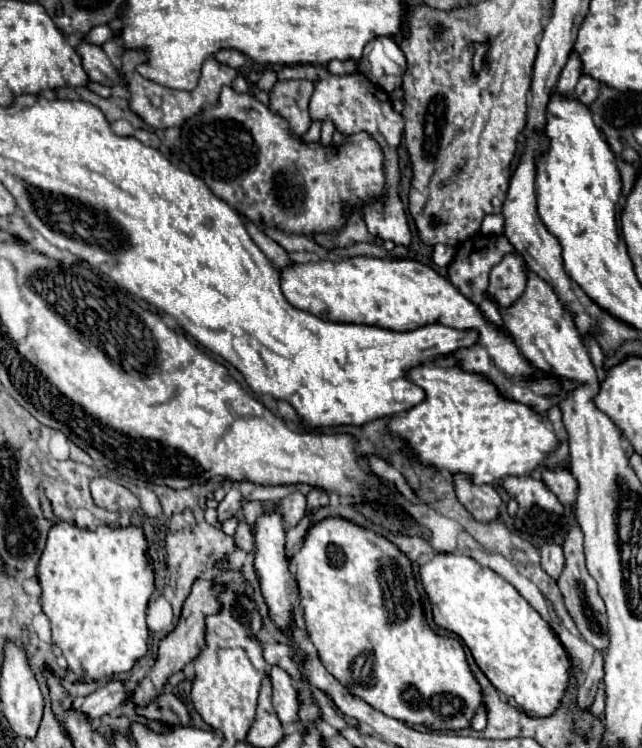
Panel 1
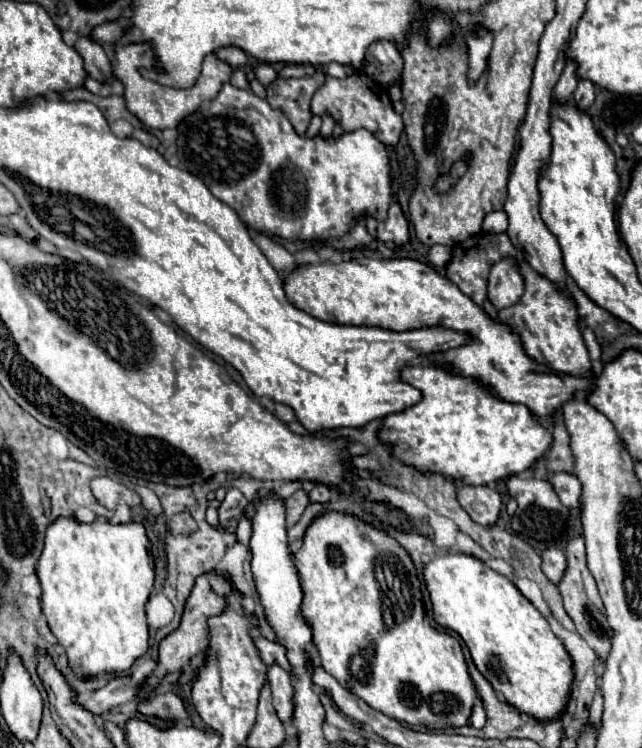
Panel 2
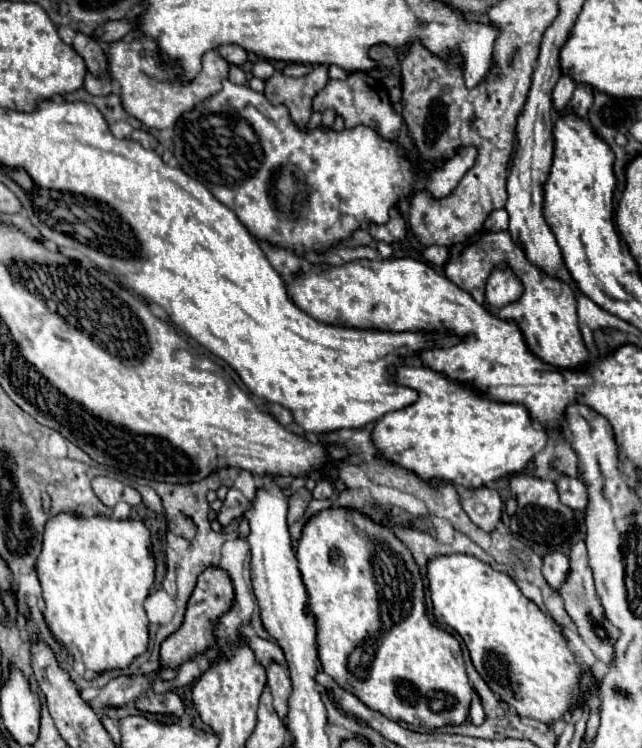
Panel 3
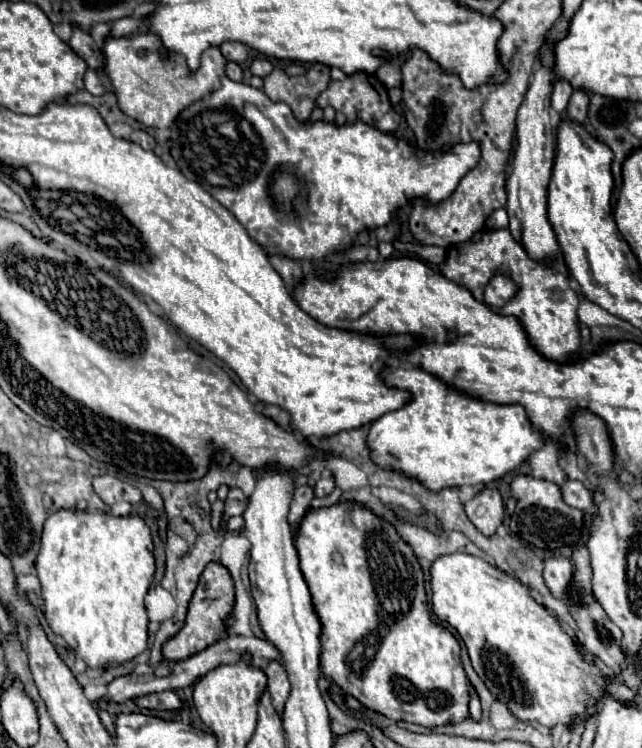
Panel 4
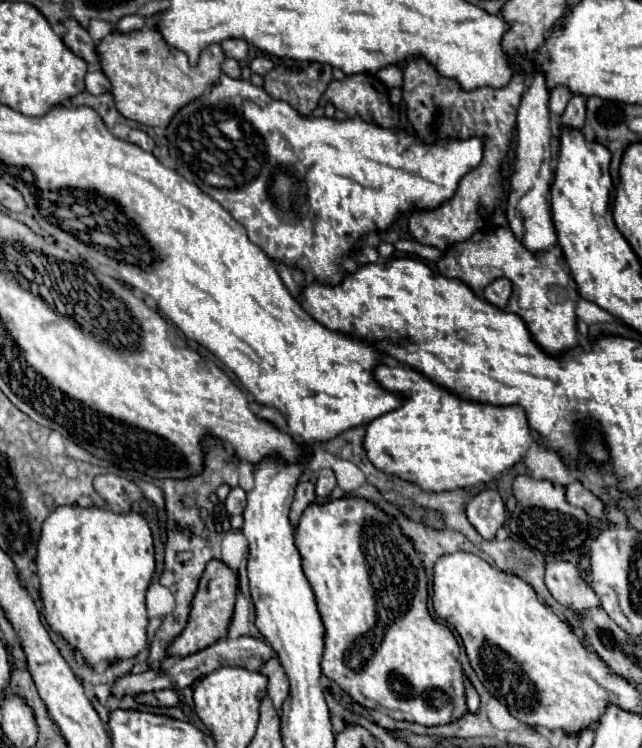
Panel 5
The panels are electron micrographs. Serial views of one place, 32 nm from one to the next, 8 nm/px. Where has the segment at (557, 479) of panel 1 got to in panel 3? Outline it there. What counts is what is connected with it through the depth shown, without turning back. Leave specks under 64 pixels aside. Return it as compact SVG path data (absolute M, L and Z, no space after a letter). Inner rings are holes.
M562 476L558 482L558 492L560 492L560 500L574 508L574 510L586 510L588 506L588 492L586 492L586 486L582 480L578 478L568 478L568 476Z

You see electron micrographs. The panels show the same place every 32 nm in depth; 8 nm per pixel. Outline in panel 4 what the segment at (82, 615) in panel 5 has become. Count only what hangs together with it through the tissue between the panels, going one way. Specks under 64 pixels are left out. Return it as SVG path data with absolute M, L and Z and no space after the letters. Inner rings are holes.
M60 508L44 522L36 572L42 584L44 618L48 626L66 640L68 648L78 654L88 668L122 664L146 650L148 616L144 596L154 578L154 554L150 528L140 516L112 516L108 512Z

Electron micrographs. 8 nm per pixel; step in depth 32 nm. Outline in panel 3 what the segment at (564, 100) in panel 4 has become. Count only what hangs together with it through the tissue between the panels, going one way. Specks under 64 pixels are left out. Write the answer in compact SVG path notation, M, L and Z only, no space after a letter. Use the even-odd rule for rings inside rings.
M562 76L552 92L552 106L556 106L556 110L564 110L568 106L568 100L574 92L576 84L570 80L570 76Z

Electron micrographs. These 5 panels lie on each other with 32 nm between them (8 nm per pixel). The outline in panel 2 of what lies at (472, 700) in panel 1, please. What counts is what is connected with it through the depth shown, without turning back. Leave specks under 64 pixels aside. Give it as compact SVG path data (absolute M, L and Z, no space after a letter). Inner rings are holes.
M324 512L322 516L314 518L312 524L306 528L304 538L302 538L302 546L294 554L294 560L296 560L298 576L302 580L302 590L304 590L302 612L314 628L314 644L316 644L318 654L320 654L320 664L330 676L334 676L346 690L350 690L352 694L362 698L370 708L374 708L374 710L378 710L378 712L382 712L382 714L386 714L386 716L390 716L398 722L406 722L406 724L412 724L412 726L426 726L430 730L464 726L468 722L472 706L474 706L474 698L476 698L476 688L474 688L474 684L468 676L468 668L466 668L466 662L464 662L460 642L456 638L452 638L450 634L444 634L444 632L430 626L430 620L426 618L424 604L422 604L422 582L418 578L416 566L414 566L410 554L388 532L374 528L372 524L366 524L364 520L360 520L352 514Z

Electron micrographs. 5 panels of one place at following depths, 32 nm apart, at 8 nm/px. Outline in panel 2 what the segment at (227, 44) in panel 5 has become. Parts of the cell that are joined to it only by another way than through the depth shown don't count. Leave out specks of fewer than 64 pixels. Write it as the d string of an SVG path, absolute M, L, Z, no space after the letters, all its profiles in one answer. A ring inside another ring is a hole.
M224 46L224 48L220 48L220 50L216 52L216 56L218 56L220 60L228 62L232 68L240 68L240 66L246 64L246 54L244 54L240 48L236 48L236 46Z

